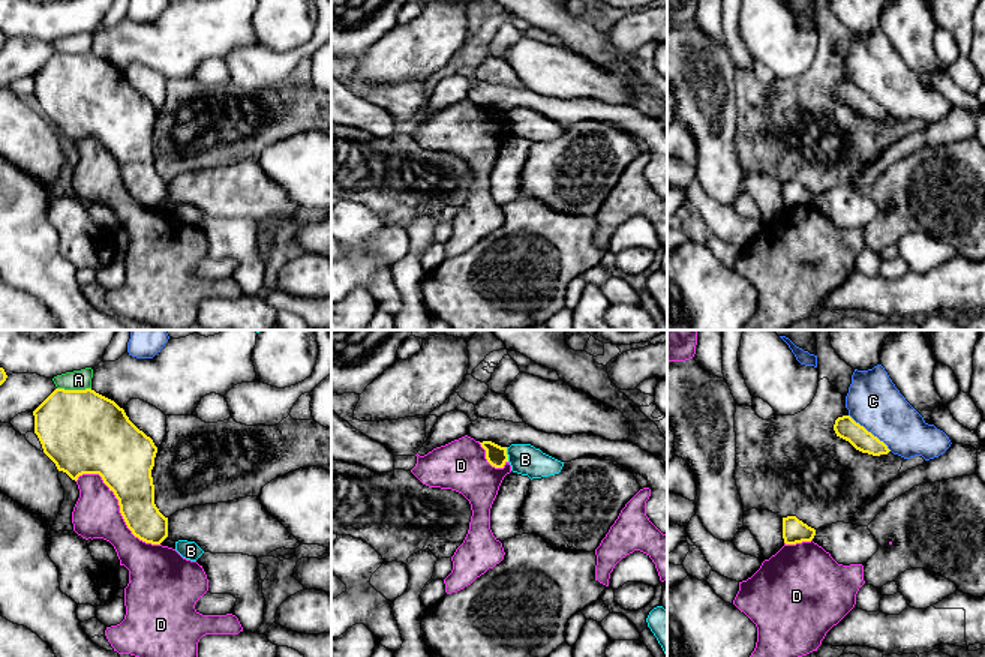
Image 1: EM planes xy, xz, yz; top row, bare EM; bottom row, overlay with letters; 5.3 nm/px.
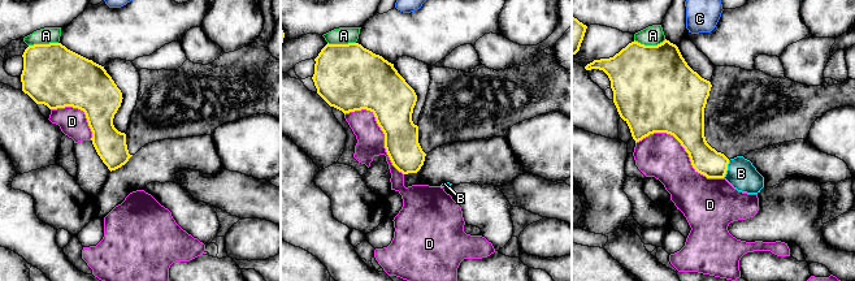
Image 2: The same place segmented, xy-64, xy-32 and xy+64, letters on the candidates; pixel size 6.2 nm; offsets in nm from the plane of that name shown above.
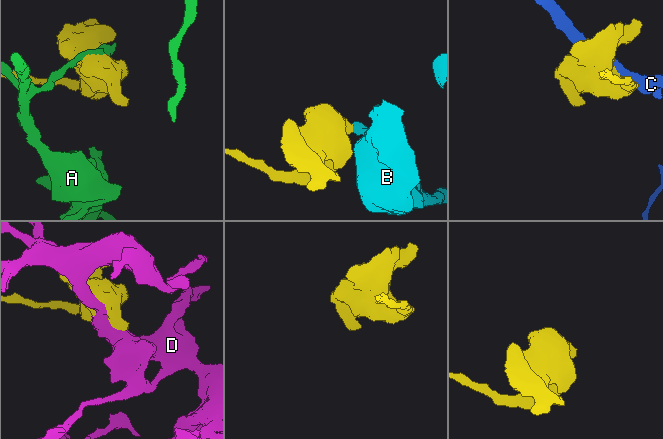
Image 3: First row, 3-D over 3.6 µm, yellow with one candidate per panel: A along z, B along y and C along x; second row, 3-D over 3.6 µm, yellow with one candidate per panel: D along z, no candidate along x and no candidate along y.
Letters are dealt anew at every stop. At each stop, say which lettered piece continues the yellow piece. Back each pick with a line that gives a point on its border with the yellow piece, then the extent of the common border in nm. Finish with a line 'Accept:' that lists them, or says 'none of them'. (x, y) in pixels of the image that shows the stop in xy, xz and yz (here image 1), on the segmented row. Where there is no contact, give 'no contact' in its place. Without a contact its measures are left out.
Accept: none of them

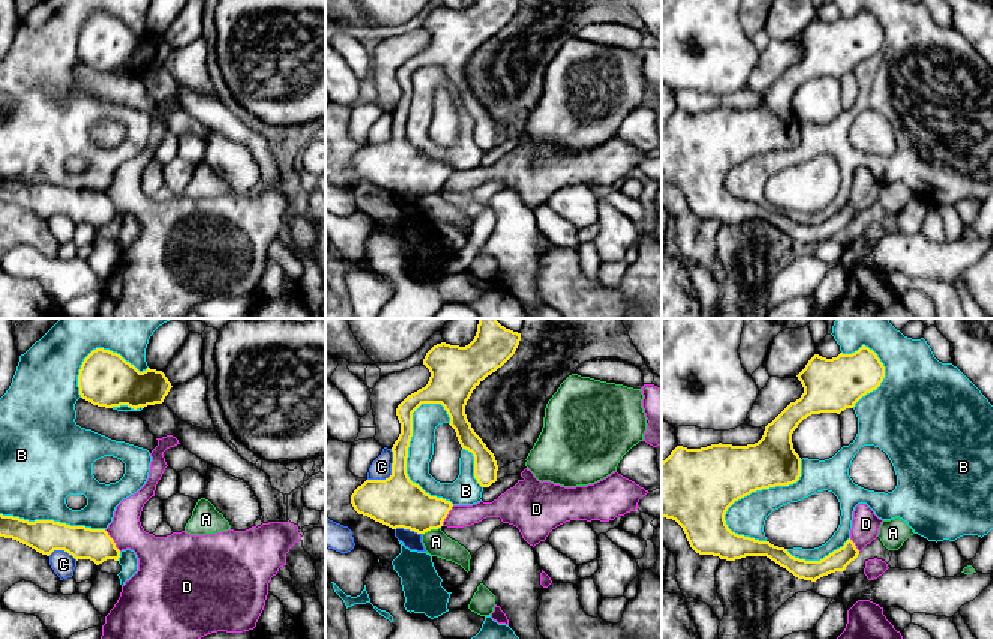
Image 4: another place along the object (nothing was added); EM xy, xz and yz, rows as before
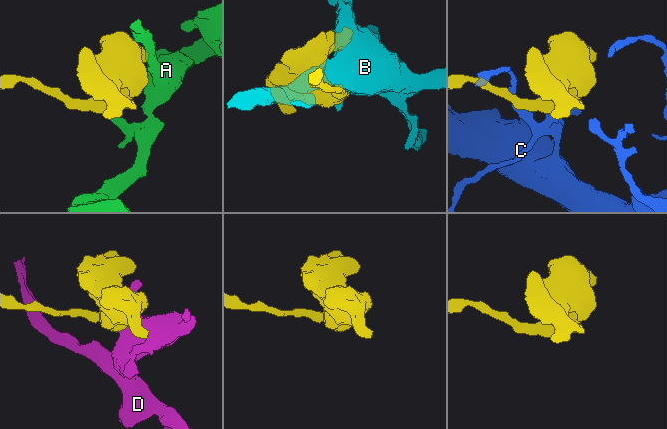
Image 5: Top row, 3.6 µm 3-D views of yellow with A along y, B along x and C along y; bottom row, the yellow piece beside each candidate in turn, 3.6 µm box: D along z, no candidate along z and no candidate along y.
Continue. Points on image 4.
Accept: none of them

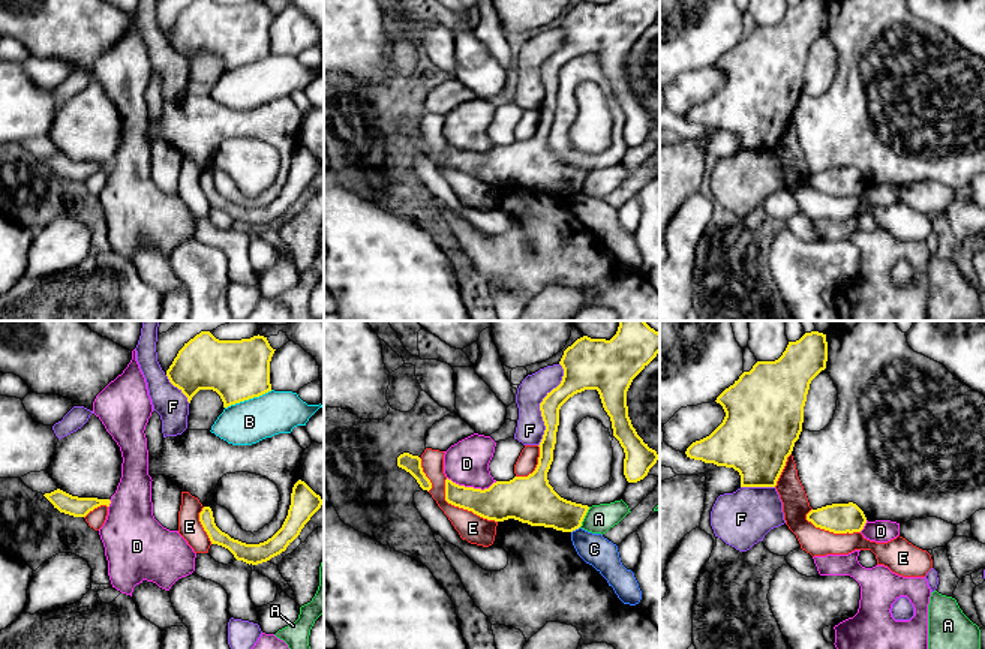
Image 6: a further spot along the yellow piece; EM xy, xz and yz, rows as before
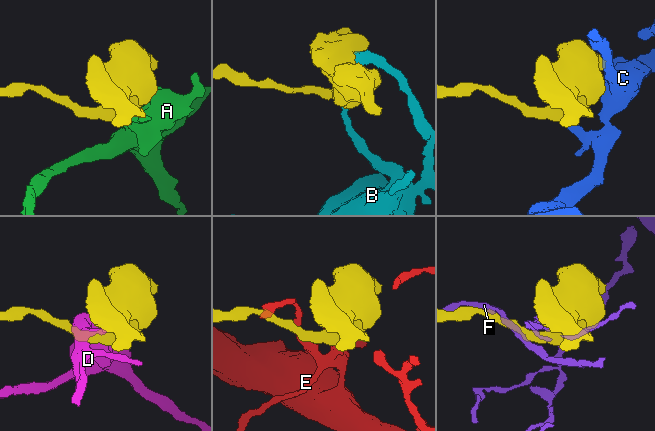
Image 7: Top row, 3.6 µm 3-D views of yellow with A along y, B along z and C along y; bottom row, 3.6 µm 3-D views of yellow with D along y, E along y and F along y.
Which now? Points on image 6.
Accept: none of them

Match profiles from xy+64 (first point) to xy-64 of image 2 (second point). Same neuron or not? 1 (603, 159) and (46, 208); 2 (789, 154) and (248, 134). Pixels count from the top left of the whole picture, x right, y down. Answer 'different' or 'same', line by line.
1: different
2: different

